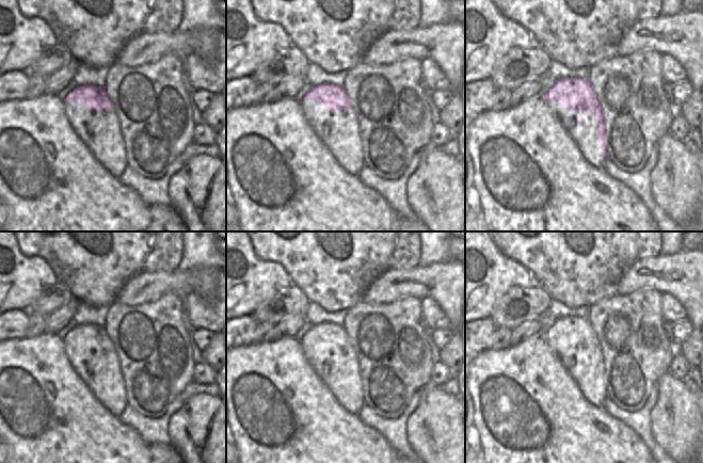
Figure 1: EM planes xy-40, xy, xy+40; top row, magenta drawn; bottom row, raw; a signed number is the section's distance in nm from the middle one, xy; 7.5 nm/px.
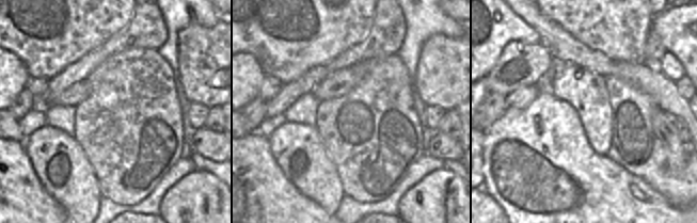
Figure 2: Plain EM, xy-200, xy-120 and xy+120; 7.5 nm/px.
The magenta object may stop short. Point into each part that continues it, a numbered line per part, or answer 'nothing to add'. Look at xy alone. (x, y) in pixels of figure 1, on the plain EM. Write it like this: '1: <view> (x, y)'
nothing to add

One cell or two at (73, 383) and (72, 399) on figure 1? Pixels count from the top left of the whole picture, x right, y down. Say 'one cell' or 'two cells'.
two cells

